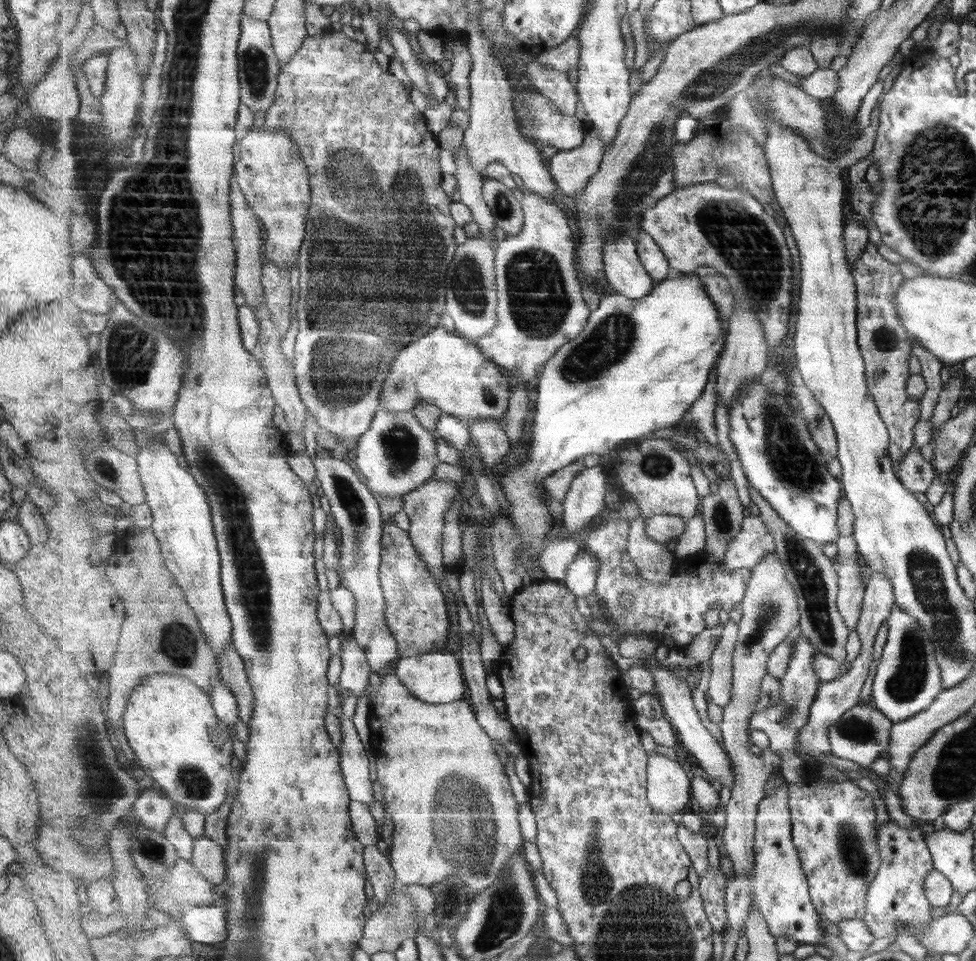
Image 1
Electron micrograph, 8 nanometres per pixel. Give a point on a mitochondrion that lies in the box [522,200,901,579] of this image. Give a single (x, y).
(792, 462)

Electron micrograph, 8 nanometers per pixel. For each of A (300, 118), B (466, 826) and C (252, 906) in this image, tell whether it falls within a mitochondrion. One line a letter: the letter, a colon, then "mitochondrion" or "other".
A: other
B: mitochondrion
C: mitochondrion

